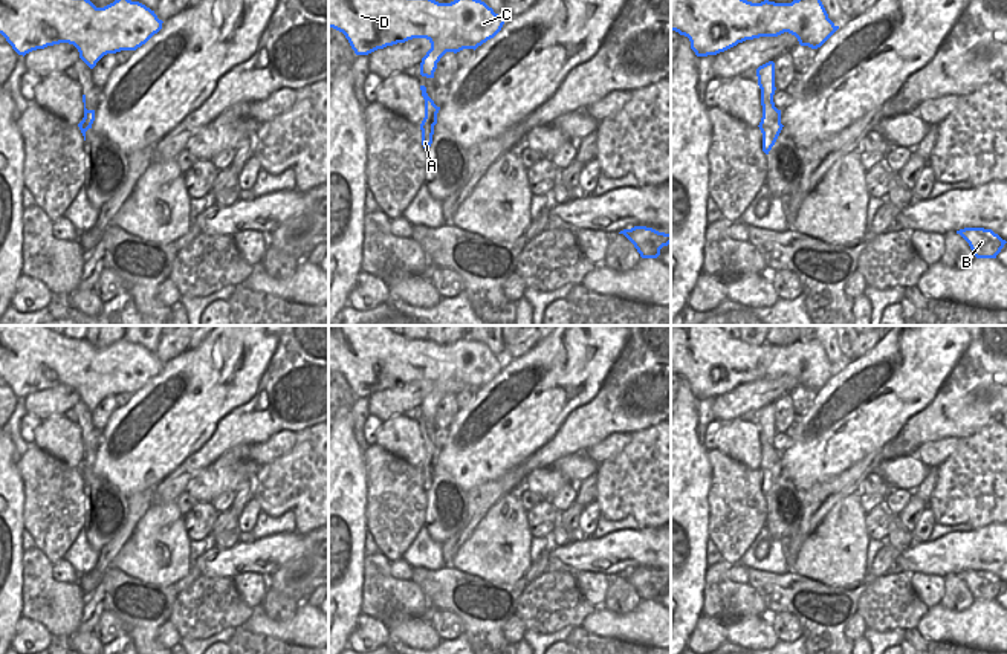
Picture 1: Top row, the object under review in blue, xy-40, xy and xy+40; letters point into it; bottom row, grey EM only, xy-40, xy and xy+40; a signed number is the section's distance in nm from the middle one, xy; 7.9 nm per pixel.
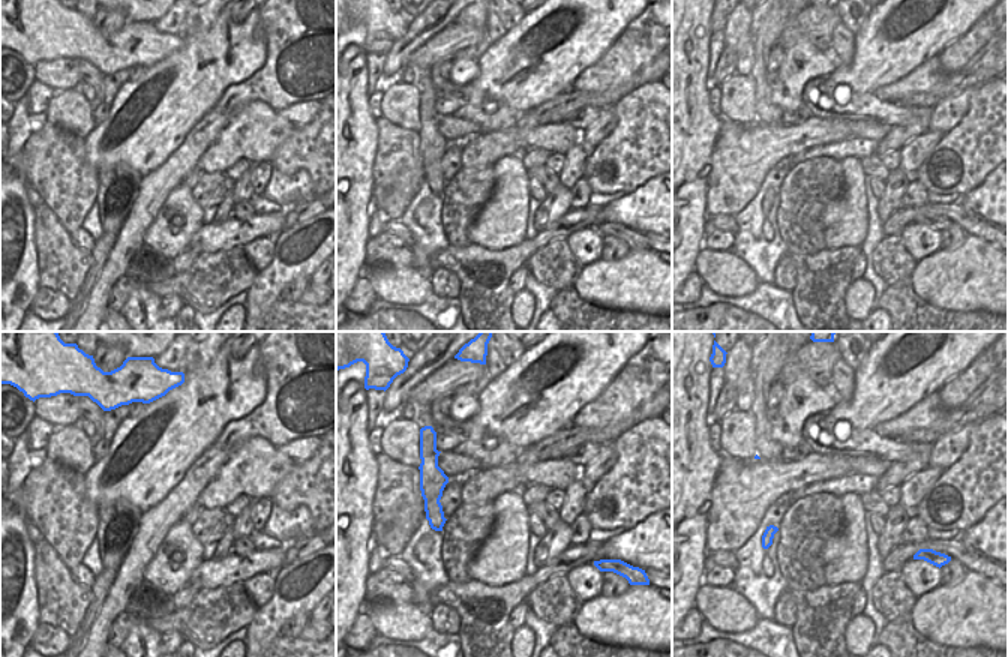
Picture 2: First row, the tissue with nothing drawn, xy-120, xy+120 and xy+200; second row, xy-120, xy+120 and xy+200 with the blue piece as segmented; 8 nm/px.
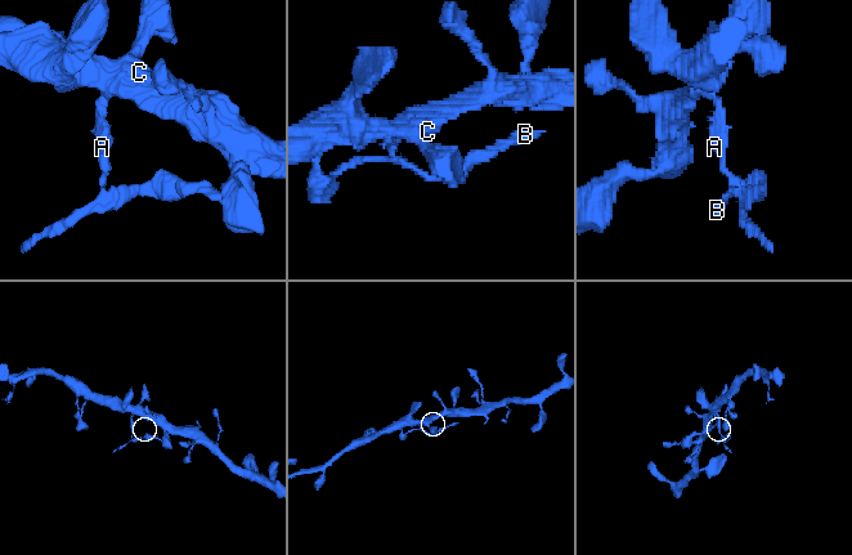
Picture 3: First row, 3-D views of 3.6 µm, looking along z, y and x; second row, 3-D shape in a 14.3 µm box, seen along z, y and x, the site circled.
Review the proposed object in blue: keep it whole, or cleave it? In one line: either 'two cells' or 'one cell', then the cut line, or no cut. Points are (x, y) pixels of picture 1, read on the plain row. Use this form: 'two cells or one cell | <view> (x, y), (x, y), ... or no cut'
two cells | xy (420, 408), (431, 419)

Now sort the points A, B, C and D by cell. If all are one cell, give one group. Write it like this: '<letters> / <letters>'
A B / C D

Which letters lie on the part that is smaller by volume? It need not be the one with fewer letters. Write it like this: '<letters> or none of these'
A, B

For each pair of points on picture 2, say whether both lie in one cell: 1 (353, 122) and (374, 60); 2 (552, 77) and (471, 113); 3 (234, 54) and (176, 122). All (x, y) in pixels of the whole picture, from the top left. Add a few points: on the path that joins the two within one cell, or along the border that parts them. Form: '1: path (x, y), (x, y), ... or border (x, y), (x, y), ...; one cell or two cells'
1: border (365, 54), (366, 93), (369, 96); two cells
2: path (530, 77), (519, 84), (489, 86), (485, 90); one cell
3: path (224, 71), (189, 105); one cell

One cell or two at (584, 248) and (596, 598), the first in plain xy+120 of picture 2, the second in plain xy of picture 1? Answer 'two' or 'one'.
one

